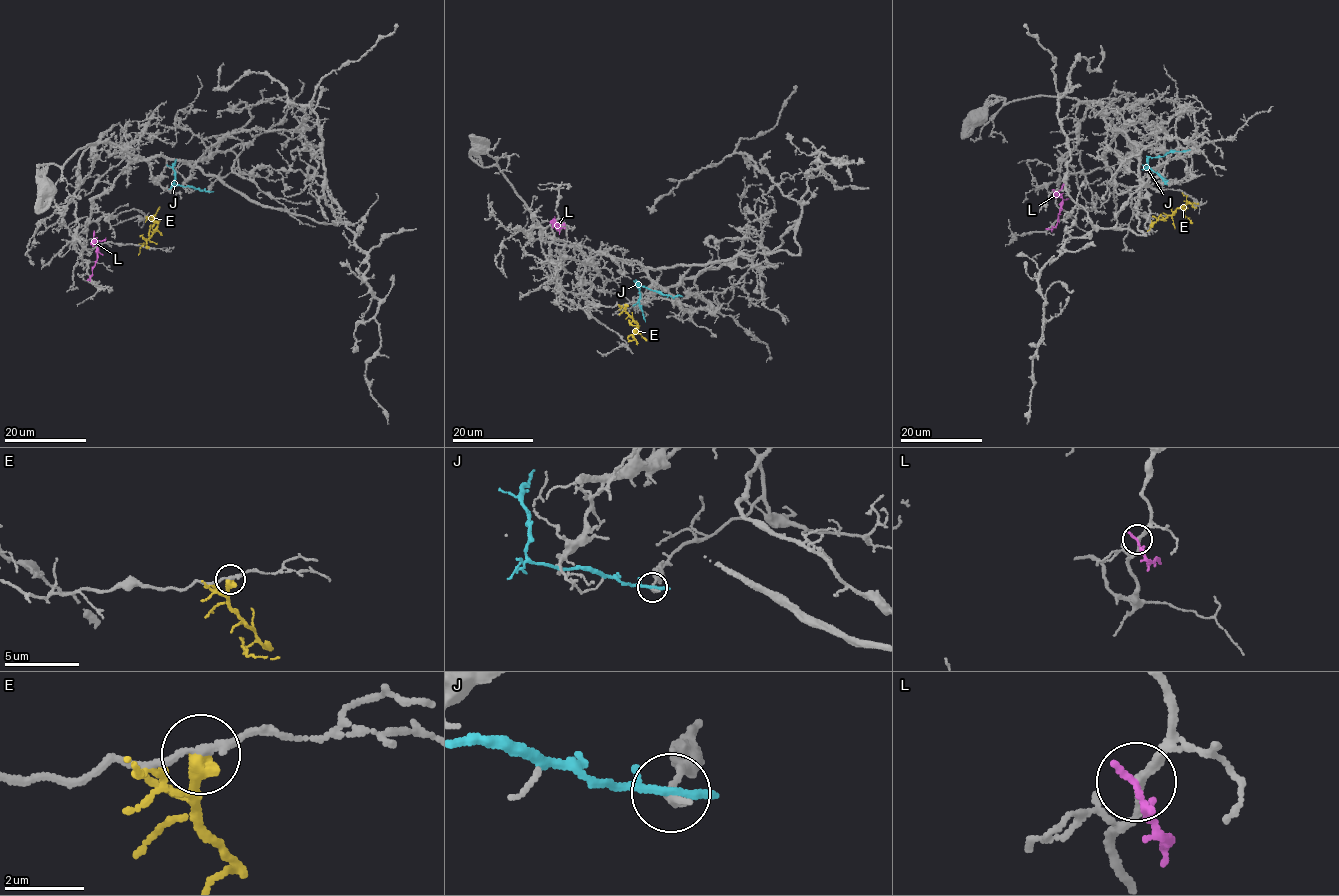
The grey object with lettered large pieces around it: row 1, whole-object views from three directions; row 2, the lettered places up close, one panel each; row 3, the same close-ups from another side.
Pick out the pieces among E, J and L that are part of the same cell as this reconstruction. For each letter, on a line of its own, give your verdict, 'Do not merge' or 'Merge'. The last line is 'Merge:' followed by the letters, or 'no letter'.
E: Do not merge
J: Do not merge
L: Do not merge
Merge: no letter

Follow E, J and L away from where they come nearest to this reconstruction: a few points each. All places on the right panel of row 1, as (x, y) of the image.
E: (1150, 226), (1188, 202), (1196, 207)
J: (1165, 183), (1148, 165), (1148, 158), (1190, 149)
L: (1048, 229), (1056, 226), (1062, 199), (1057, 192), (1064, 184)

